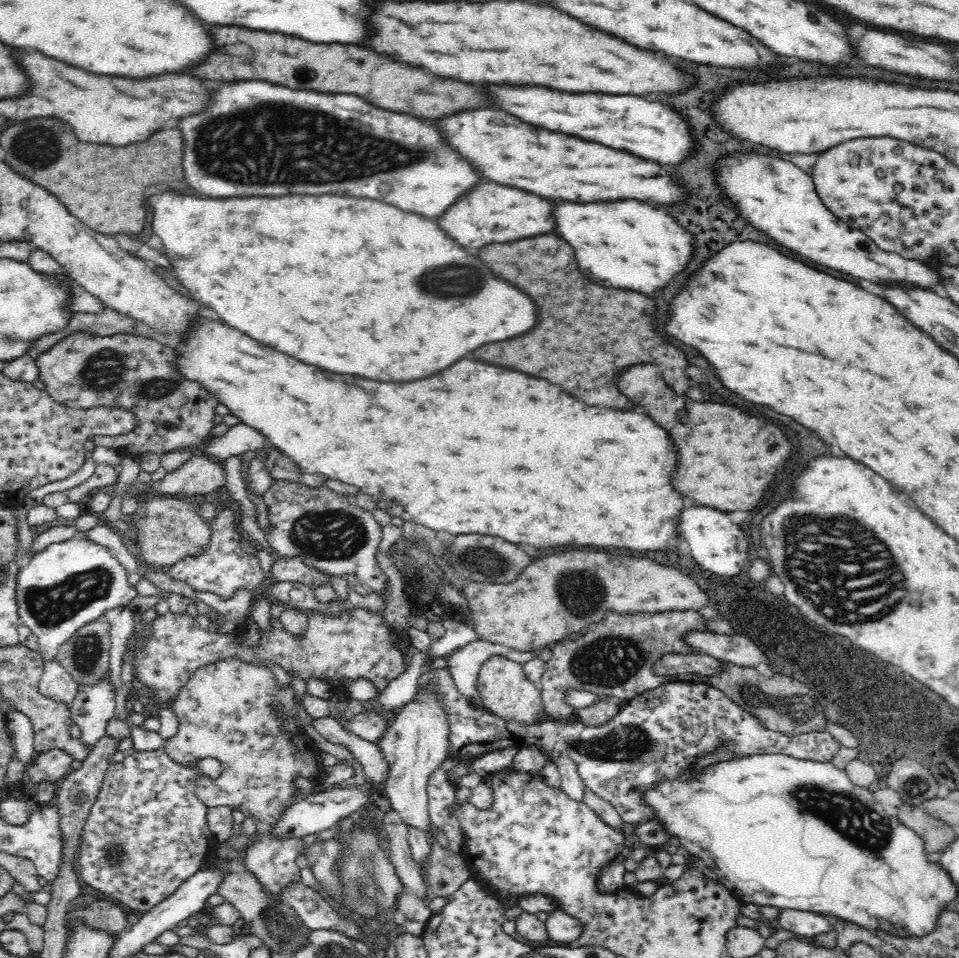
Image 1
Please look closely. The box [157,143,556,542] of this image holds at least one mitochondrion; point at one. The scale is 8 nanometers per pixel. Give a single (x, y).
(452, 280)

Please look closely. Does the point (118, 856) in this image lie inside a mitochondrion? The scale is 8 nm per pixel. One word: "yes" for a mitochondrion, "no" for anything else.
yes

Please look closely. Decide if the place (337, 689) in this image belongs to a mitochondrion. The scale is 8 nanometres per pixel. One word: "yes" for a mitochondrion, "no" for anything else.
no

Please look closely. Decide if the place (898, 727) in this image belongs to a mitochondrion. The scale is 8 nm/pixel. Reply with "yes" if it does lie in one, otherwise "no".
yes

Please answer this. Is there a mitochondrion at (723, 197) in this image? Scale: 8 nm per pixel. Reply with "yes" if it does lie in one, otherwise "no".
no

